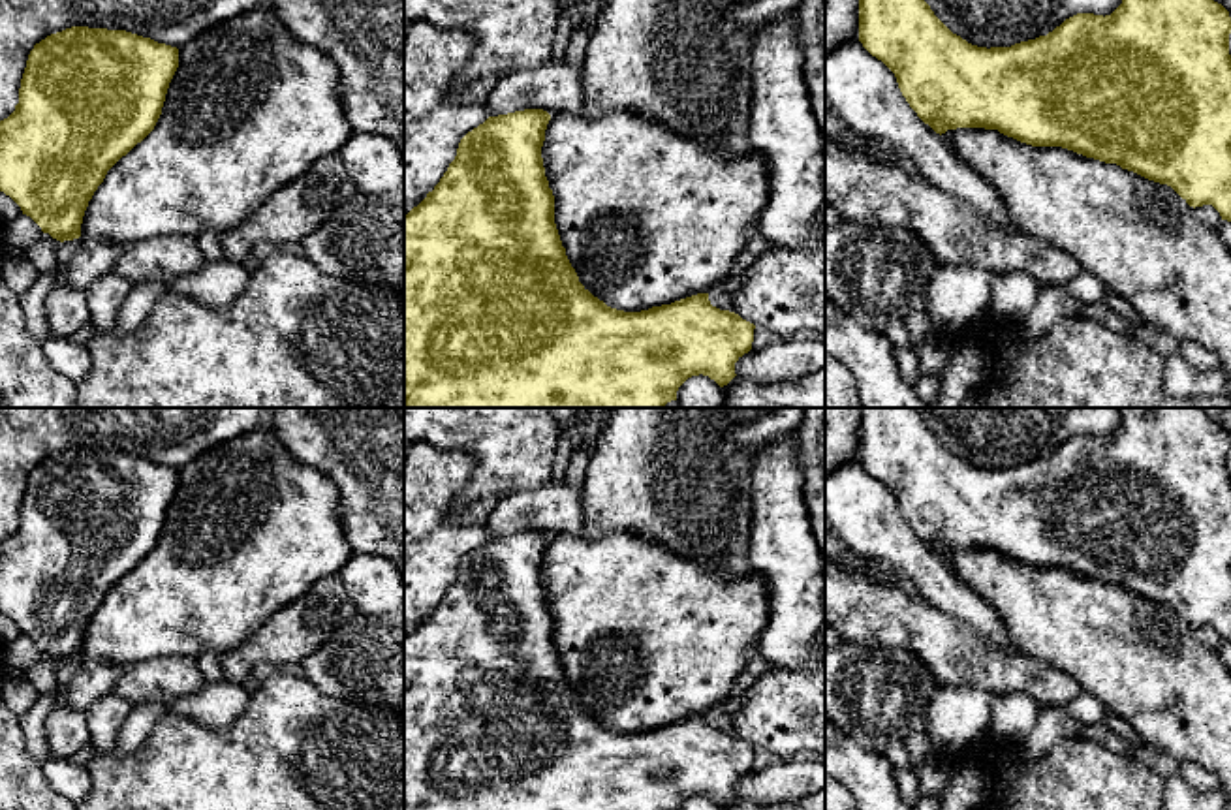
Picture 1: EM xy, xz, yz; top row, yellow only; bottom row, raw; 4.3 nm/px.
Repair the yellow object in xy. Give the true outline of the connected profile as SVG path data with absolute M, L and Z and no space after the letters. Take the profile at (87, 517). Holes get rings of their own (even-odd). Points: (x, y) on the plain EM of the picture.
M71 447L36 464L21 500L19 524L0 541L0 613L53 660L79 660L88 622L107 592L154 551L177 489L177 468L126 451Z

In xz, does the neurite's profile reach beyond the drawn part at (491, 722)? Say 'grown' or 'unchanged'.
unchanged

